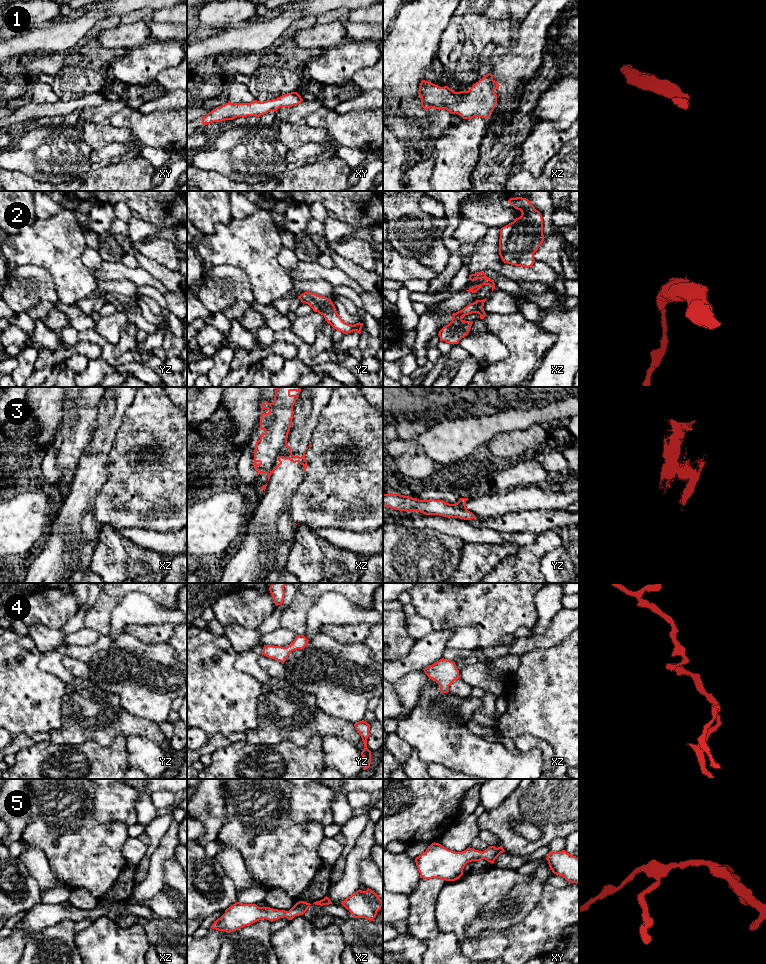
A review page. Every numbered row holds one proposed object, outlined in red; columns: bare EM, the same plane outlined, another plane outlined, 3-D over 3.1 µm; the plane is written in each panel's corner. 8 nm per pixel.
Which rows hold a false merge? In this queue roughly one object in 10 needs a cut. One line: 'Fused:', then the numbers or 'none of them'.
Fused: 3

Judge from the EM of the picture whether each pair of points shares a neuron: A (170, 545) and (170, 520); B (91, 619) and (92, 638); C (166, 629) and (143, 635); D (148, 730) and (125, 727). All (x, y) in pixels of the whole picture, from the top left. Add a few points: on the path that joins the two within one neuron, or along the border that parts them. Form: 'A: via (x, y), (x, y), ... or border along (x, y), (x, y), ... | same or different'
A: border along (148, 528), (154, 531), (176, 531) | different
B: border along (84, 626), (94, 629), (100, 635) | different
C: via (160, 631), (149, 634) | same
D: via (142, 727), (131, 727) | same

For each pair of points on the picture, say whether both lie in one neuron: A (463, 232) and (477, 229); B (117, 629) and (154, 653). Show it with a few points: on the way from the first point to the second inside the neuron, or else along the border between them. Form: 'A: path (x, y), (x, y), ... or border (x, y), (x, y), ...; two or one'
A: path (466, 232), (474, 231); one
B: border (124, 632), (113, 640); two

